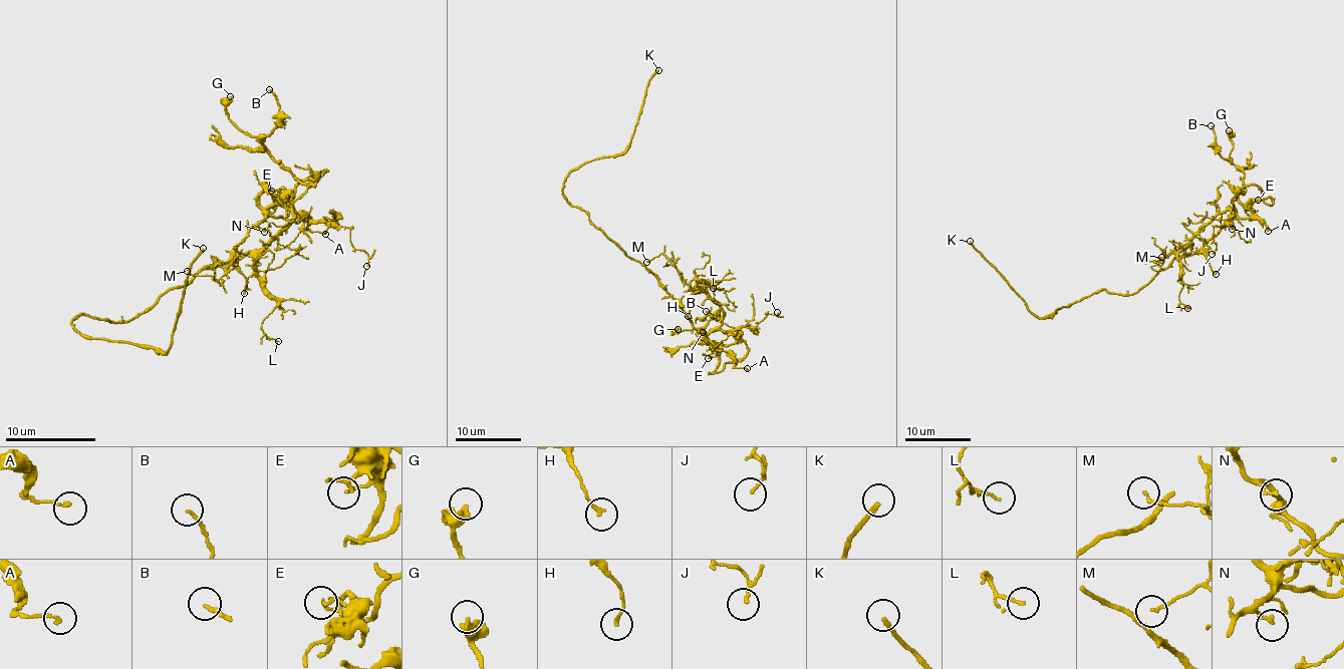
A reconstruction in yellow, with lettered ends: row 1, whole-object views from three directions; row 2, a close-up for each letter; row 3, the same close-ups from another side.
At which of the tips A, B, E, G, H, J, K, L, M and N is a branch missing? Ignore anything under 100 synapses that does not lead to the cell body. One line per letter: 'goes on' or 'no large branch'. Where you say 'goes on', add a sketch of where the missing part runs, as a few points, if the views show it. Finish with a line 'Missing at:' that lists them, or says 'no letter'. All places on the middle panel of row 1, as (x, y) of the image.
A: no large branch
B: no large branch
E: no large branch
G: no large branch
H: no large branch
J: no large branch
K: goes on | (658, 70), (666, 60), (667, 44), (677, 40)
L: no large branch
M: no large branch
N: no large branch
Missing at: K

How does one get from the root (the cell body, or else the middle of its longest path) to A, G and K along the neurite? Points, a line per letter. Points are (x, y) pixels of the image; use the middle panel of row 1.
A: (623, 252), (656, 278), (691, 324), (719, 350), (726, 350), (737, 368), (747, 368)
G: (623, 252), (656, 278), (703, 334), (723, 330), (736, 340), (708, 344), (695, 329), (678, 329)
K: (623, 252), (584, 211), (569, 204), (562, 189), (572, 171), (625, 149), (648, 80), (658, 70)

